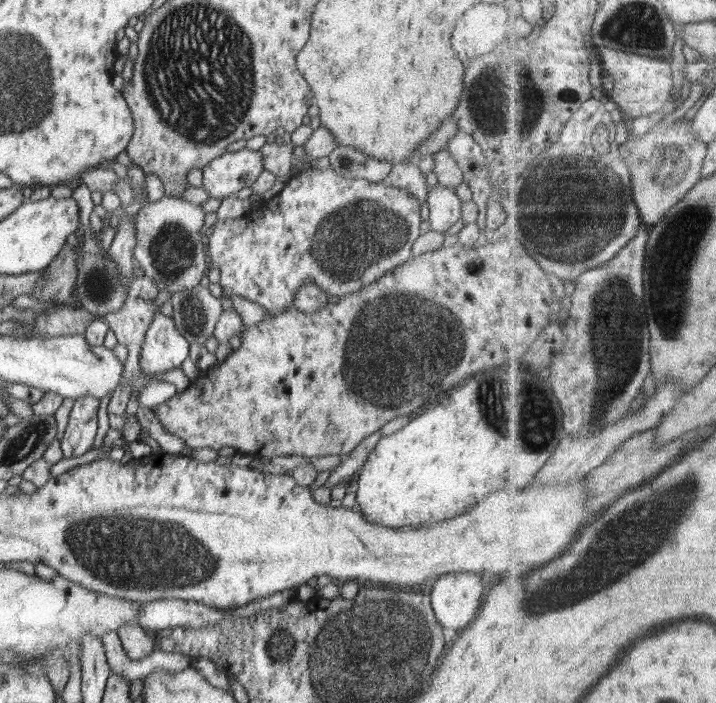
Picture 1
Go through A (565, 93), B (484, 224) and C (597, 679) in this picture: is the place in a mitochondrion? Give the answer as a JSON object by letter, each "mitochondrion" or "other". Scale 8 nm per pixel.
{"A":"mitochondrion","B":"other","C":"other"}

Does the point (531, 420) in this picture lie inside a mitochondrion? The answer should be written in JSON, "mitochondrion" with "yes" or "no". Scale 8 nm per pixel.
{"mitochondrion":"yes"}

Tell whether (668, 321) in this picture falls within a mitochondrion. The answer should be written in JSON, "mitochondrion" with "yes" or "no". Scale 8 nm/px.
{"mitochondrion":"yes"}

